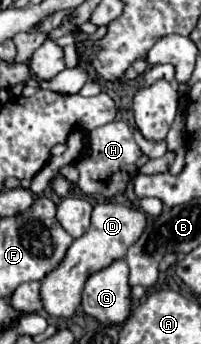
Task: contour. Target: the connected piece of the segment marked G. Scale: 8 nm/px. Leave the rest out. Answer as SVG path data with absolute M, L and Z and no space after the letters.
M124 259L94 273L82 291L82 309L104 325L122 325L132 313L128 265Z

